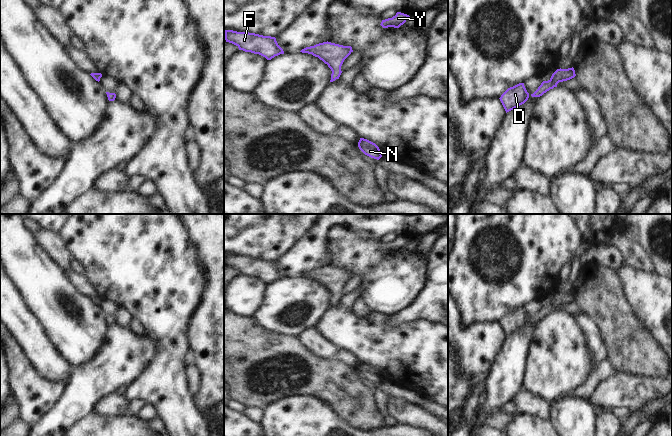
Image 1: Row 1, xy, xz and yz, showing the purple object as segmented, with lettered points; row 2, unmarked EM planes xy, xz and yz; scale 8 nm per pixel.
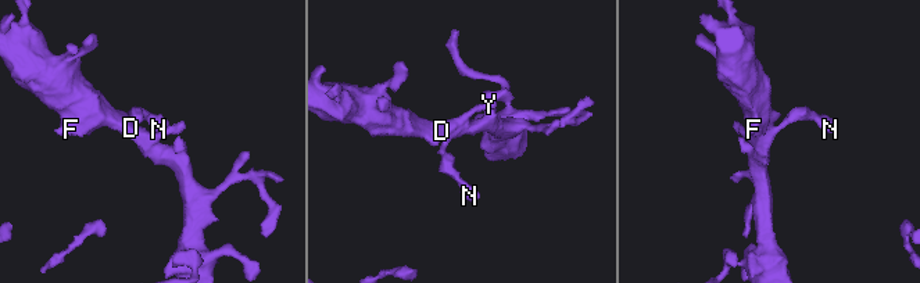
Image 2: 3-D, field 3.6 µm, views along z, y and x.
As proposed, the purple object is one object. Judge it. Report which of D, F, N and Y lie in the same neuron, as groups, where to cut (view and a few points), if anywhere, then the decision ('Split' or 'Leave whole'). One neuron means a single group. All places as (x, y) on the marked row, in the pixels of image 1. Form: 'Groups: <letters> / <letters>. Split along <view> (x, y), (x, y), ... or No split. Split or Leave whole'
Groups: D F N Y. No split. Leave whole.

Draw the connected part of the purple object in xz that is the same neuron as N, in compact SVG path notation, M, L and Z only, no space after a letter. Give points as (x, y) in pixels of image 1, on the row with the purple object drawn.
M360 138L358 147L365 155L371 158L379 160L382 157L379 147L367 139Z

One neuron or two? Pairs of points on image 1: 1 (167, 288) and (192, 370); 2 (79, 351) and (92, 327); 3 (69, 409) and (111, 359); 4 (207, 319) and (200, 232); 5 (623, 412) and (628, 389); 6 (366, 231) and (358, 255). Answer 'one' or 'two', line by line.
1: two
2: one
3: one
4: one
5: two
6: two

